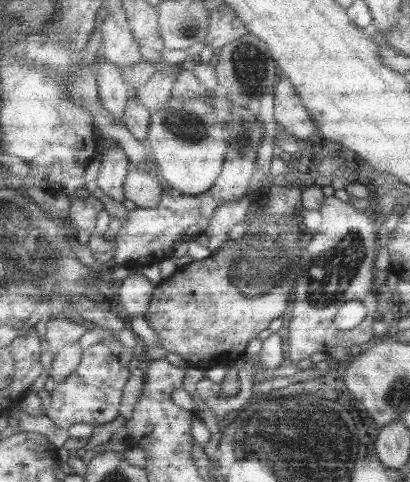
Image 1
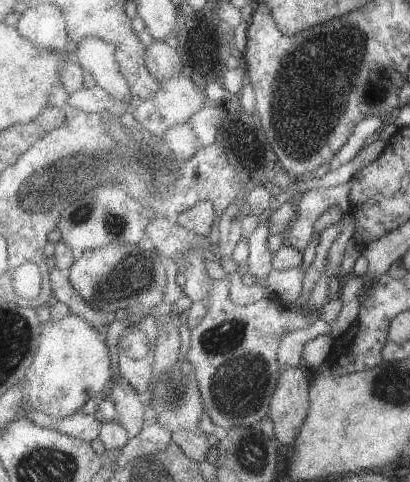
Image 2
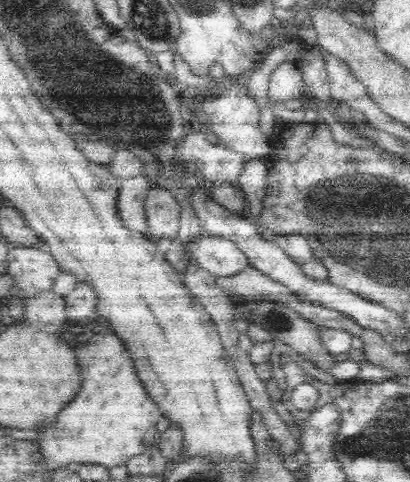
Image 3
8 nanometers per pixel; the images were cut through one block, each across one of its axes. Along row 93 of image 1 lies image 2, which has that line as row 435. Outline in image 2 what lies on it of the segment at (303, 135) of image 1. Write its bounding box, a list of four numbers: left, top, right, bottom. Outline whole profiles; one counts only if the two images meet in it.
[267,366,307,450]

